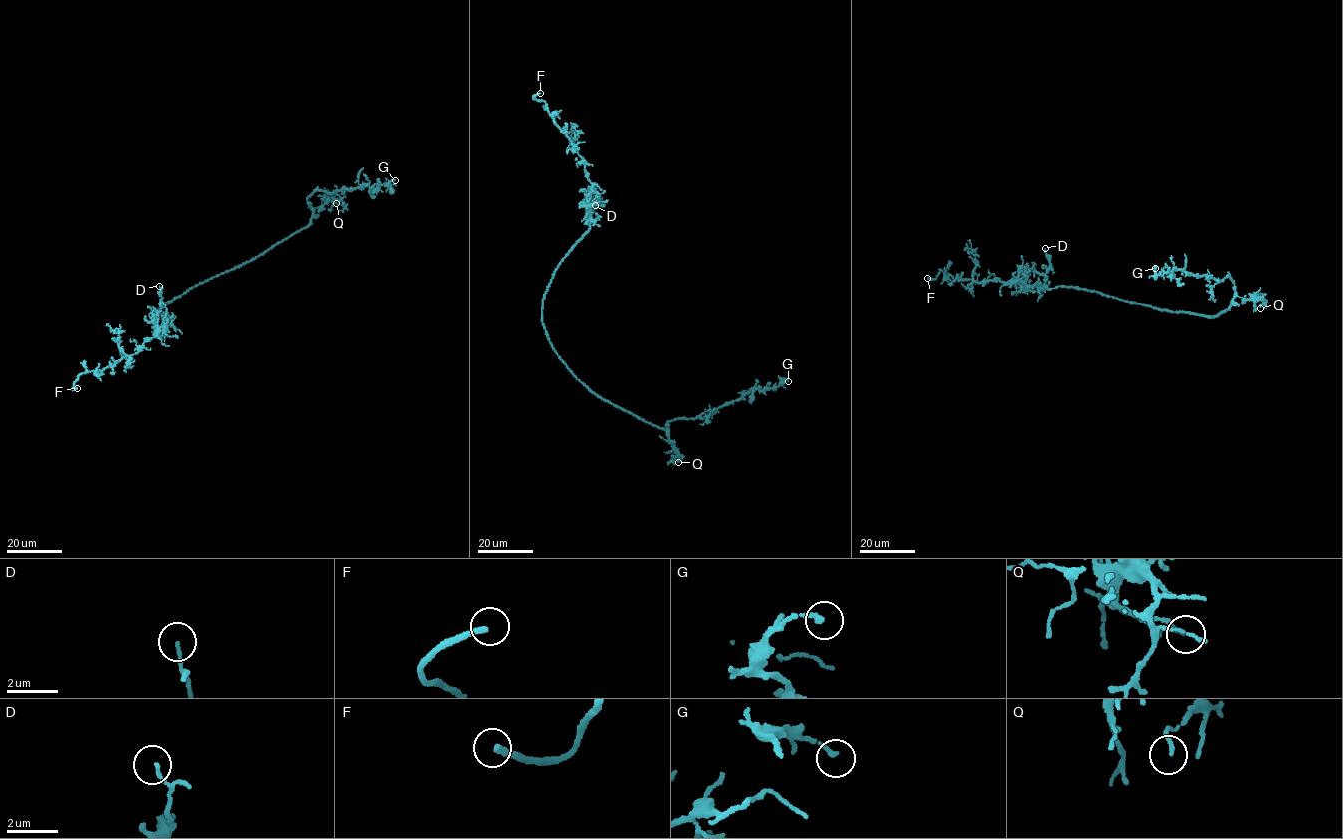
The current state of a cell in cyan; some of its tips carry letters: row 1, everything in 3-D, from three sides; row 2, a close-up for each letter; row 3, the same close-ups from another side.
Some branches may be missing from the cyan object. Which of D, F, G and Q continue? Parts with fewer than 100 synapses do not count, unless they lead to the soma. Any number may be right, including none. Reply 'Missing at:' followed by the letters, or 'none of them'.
Missing at: F

